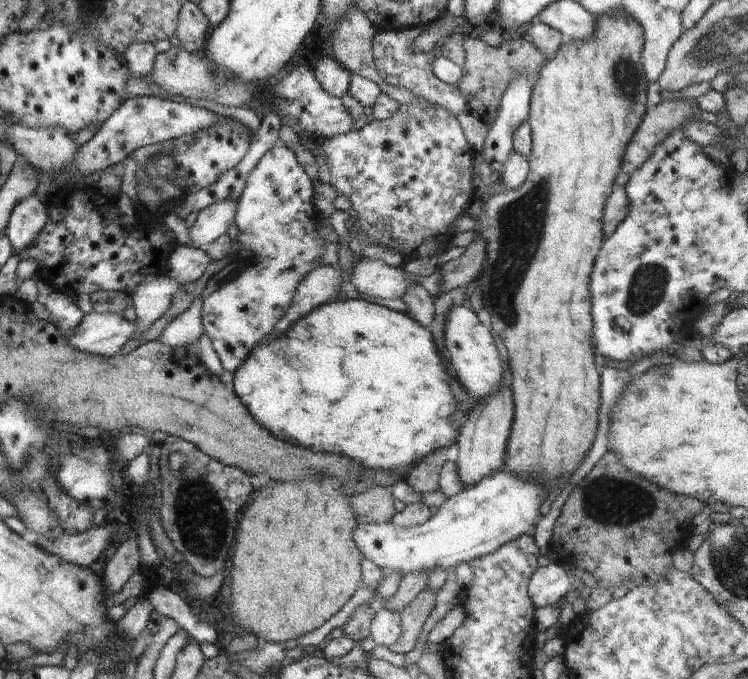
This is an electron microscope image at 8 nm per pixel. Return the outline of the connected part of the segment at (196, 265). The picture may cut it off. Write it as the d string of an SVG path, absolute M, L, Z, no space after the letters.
M176 243L168 258L168 277L180 284L196 282L211 262L204 249Z

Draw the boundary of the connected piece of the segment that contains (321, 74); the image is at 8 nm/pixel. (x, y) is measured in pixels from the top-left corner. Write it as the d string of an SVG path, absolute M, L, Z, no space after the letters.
M322 57L313 73L328 94L341 99L348 92L352 74L333 57Z

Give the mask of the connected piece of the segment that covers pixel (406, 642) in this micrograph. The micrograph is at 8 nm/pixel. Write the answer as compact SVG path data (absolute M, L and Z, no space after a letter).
M426 588L418 593L416 598L410 601L410 604L406 604L404 610L399 612L402 622L402 636L398 638L398 642L389 646L392 652L405 655L414 648L416 640L422 632L422 626L436 606L436 595L430 588Z

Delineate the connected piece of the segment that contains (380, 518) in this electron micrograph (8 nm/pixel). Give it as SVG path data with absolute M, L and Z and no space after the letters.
M372 486L364 492L350 496L349 499L358 523L390 523L397 513L394 510L394 494L385 486Z

